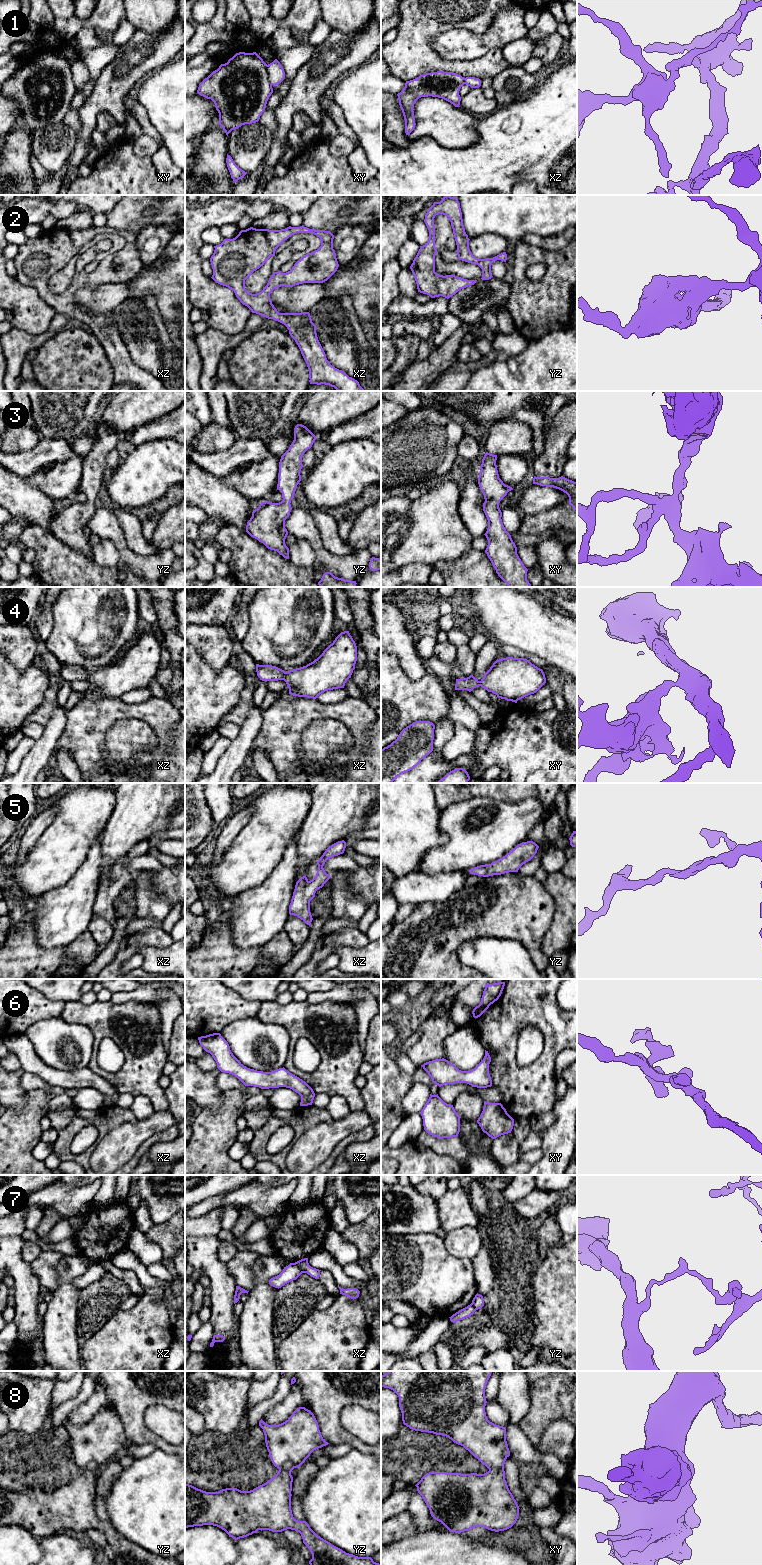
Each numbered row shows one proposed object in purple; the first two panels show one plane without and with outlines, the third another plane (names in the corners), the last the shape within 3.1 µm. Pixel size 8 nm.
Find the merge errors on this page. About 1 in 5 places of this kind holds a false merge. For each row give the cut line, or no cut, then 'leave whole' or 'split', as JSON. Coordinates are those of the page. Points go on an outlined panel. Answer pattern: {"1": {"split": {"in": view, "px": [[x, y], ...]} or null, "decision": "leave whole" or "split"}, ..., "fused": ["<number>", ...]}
{"1": {"split": {"in": "xy", "px": [[266, 65], [268, 79], [272, 84]]}, "decision": "split"}, "2": {"split": null, "decision": "leave whole"}, "3": {"split": null, "decision": "leave whole"}, "4": {"split": null, "decision": "leave whole"}, "5": {"split": null, "decision": "leave whole"}, "6": {"split": null, "decision": "leave whole"}, "7": {"split": {"in": "xz", "px": [[293, 1263], [303, 1272]]}, "decision": "split"}, "8": {"split": null, "decision": "leave whole"}, "fused": ["1", "7"]}

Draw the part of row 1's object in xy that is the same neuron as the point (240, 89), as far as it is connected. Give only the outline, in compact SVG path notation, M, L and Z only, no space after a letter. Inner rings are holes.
M239 52L205 78L199 84L197 93L214 102L219 113L218 124L228 136L242 125L259 121L273 88L263 59L256 52Z

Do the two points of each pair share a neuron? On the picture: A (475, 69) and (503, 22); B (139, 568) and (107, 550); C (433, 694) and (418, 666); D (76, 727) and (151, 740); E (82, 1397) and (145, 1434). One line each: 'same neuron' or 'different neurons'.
A: different neurons
B: different neurons
C: different neurons
D: different neurons
E: different neurons

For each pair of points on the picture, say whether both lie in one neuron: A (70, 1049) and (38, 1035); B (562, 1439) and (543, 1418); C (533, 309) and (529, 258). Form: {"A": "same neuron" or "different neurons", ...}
{"A": "same neuron", "B": "different neurons", "C": "same neuron"}

